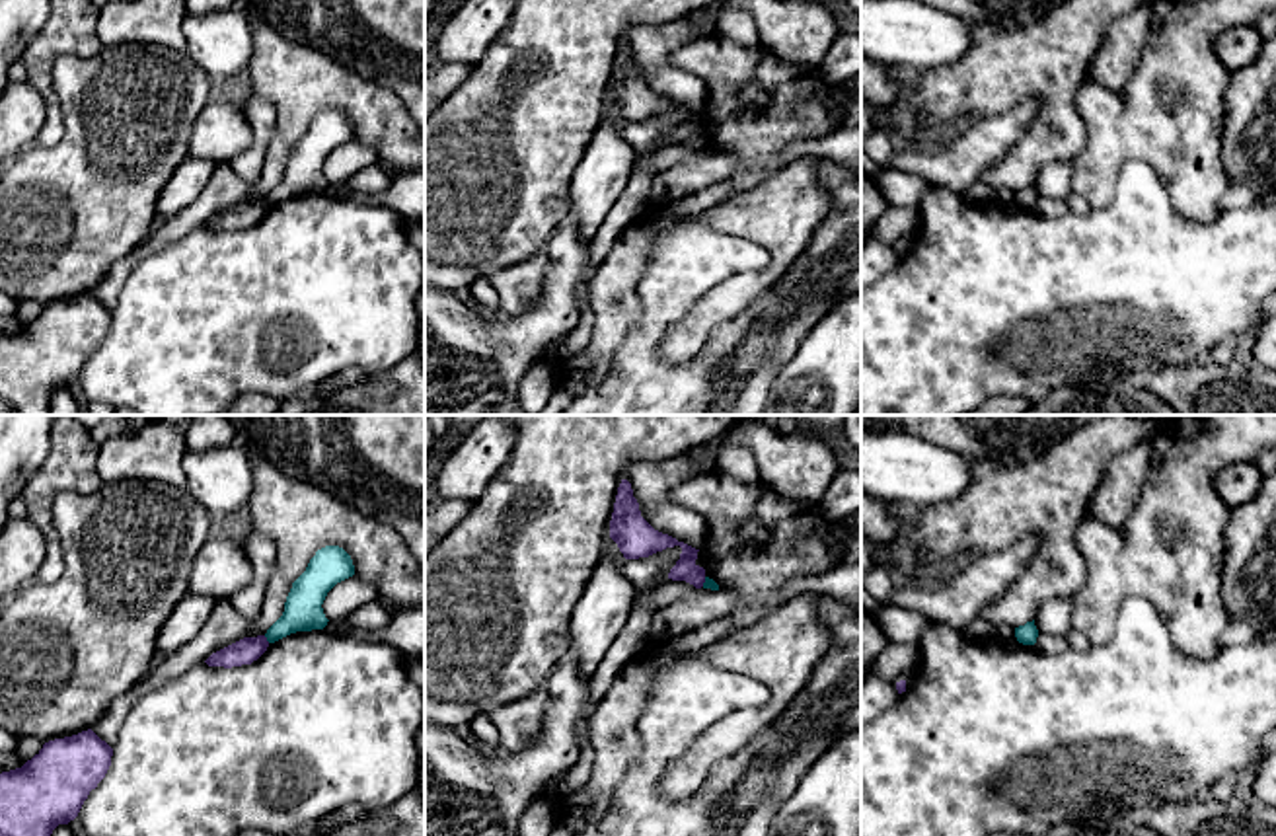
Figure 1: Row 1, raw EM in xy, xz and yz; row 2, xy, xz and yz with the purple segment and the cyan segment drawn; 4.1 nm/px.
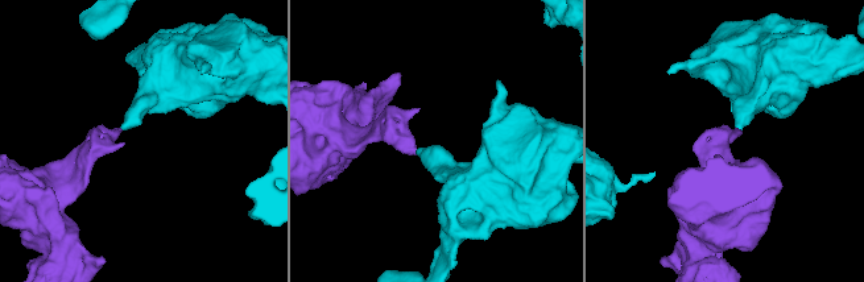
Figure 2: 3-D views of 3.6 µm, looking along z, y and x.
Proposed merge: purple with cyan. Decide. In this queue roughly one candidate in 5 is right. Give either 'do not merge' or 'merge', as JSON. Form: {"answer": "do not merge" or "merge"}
{"answer": "do not merge"}

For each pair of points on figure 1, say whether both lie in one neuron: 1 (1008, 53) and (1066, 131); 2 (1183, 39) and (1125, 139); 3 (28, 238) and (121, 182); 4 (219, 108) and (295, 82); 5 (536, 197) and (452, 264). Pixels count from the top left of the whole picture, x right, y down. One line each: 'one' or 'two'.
1: one
2: one
3: one
4: two
5: one

